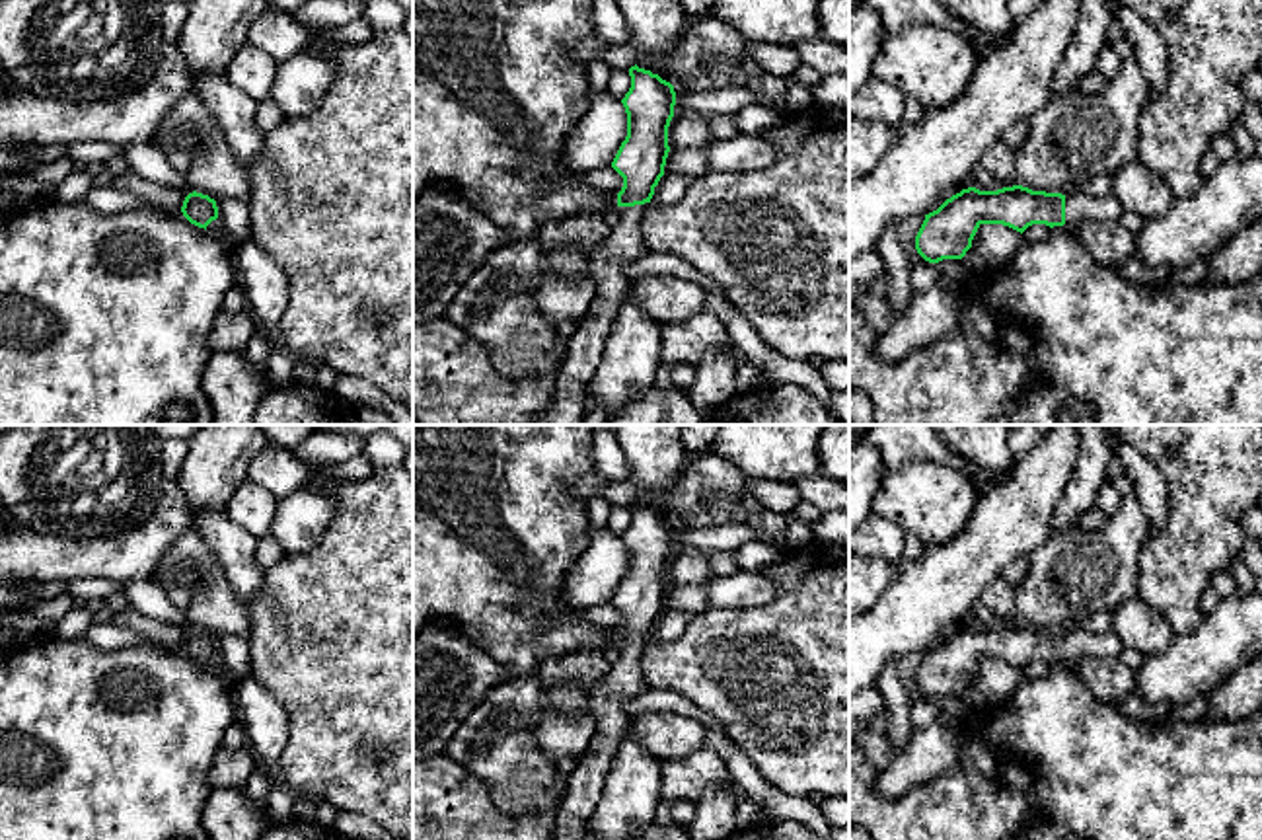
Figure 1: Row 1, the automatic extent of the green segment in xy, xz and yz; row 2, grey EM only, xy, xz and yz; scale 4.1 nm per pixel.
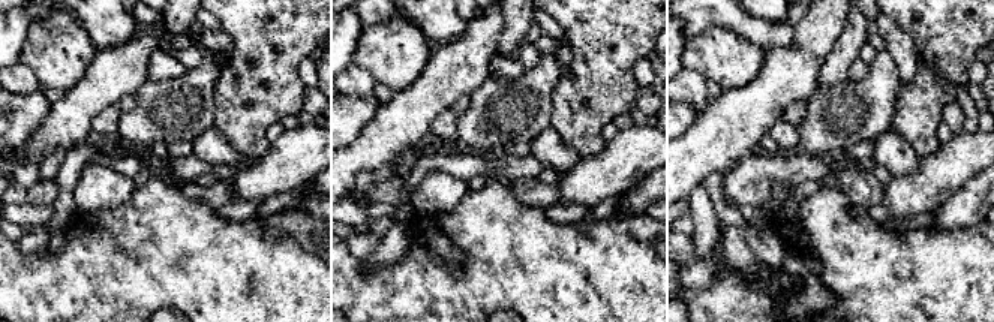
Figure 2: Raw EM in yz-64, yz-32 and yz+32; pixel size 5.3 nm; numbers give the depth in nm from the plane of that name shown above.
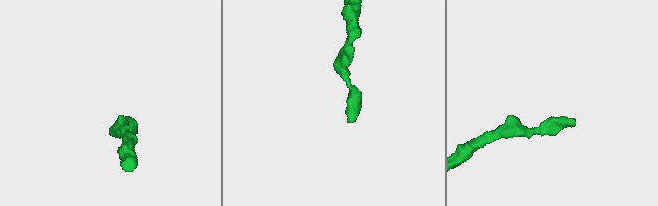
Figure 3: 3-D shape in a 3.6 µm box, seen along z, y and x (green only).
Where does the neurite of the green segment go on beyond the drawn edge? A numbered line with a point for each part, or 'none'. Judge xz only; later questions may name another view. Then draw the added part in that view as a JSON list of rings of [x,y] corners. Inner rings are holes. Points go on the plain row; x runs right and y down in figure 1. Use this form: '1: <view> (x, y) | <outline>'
1: xz (624, 681) | [[[649,639],[617,643],[619,657],[598,684],[592,698],[596,735],[588,754],[569,774],[567,793],[555,811],[551,840],[584,840],[586,822],[592,819],[613,764],[617,745],[627,735],[623,704],[645,692],[641,653]]]

